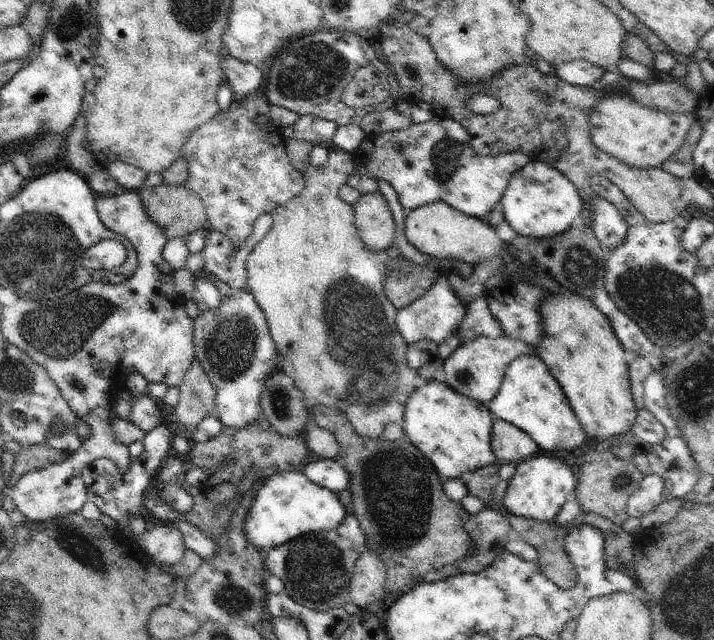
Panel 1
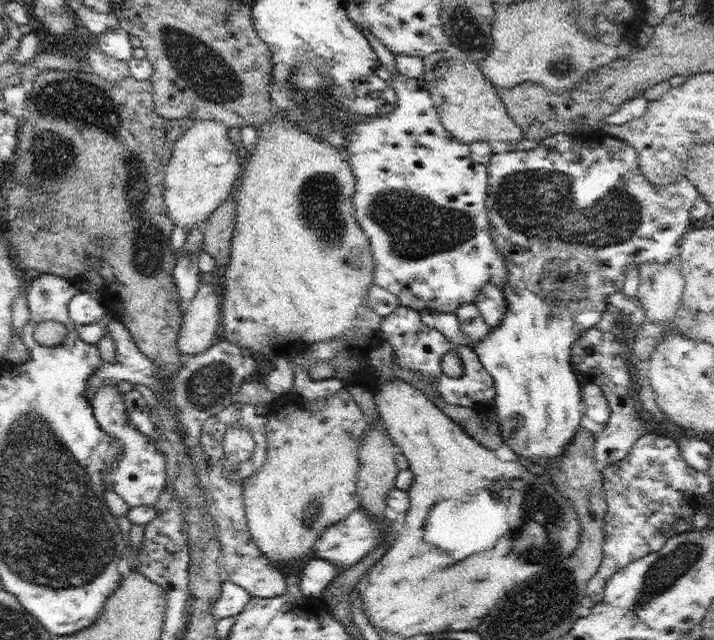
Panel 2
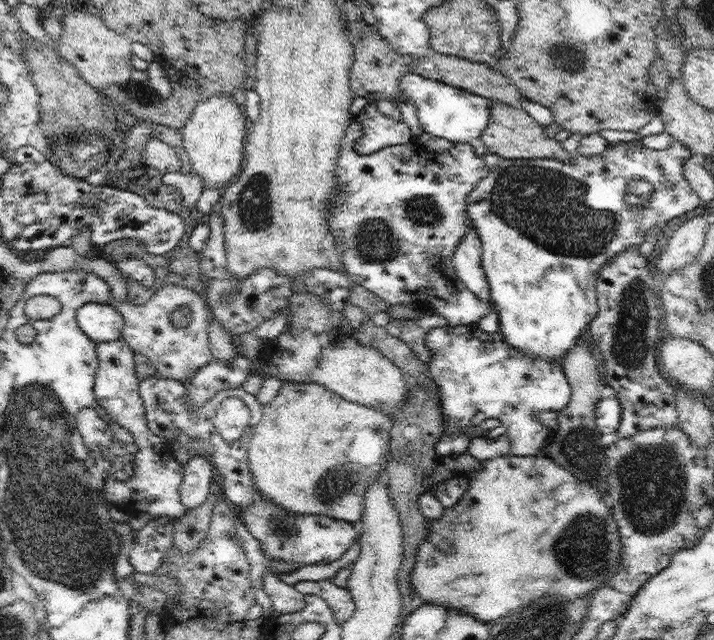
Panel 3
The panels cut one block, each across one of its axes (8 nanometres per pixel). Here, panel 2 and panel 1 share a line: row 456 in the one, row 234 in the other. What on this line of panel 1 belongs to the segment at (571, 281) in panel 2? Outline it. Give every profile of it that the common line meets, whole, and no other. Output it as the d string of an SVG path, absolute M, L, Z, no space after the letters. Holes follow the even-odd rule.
M532 159L510 177L499 207L506 222L522 236L535 236L545 240L566 232L574 218L582 212L584 204L576 187L560 169L550 163Z

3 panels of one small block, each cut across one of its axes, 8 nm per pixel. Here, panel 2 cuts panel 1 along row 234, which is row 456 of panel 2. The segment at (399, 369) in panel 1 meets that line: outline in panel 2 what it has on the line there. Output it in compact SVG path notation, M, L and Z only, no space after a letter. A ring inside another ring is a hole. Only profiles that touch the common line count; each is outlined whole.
M347 386L326 400L306 400L302 396L284 394L269 406L266 423L266 458L262 466L242 482L243 501L249 533L253 542L268 560L283 570L295 568L302 556L312 554L319 536L326 527L344 520L359 508L360 495L356 490L360 468L359 448L370 425L358 408Z

